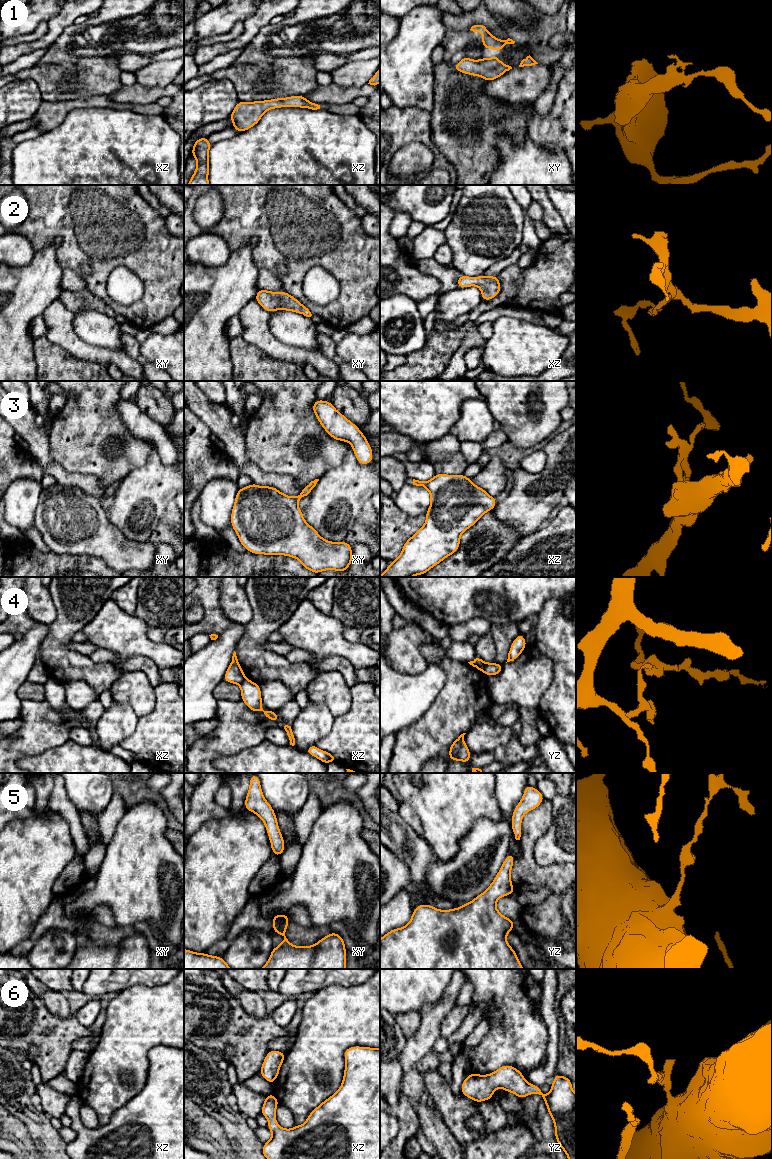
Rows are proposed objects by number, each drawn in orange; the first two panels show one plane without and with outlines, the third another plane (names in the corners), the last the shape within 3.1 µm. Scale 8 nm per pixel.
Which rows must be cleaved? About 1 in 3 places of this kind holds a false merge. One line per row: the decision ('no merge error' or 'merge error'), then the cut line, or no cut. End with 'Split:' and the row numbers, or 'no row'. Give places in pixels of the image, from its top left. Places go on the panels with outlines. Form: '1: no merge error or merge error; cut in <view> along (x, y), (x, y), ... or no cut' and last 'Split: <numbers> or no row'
1: no merge error; no cut
2: no merge error; no cut
3: no merge error; no cut
4: merge error; cut in yz along (485, 663), (484, 673)
5: no merge error; no cut
6: no merge error; no cut
Split: 4

